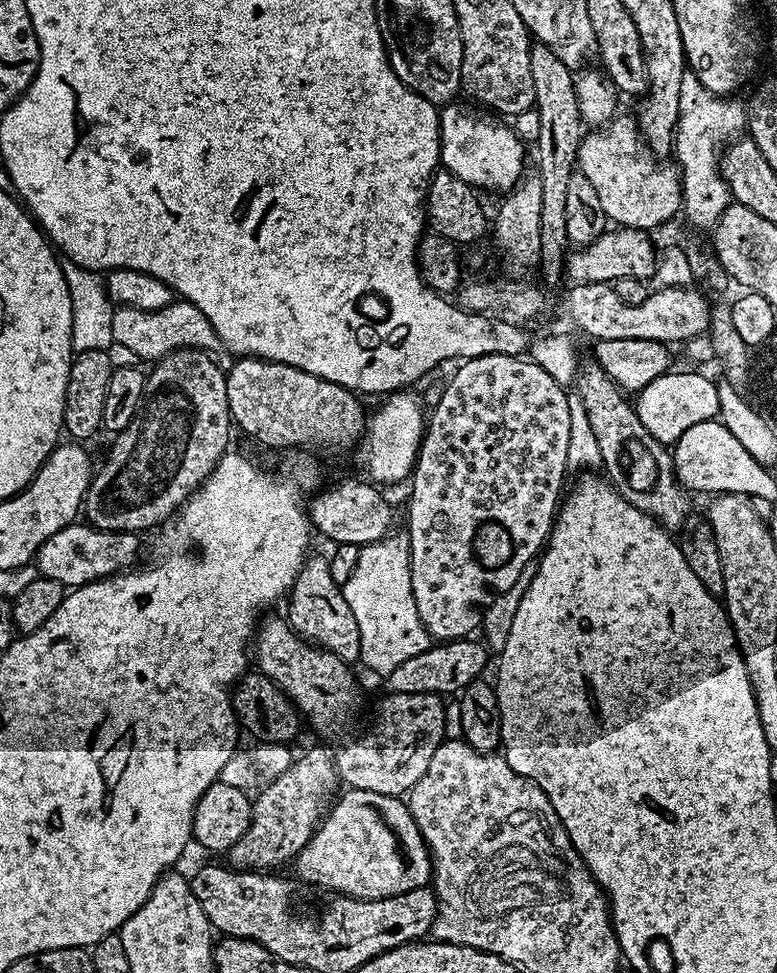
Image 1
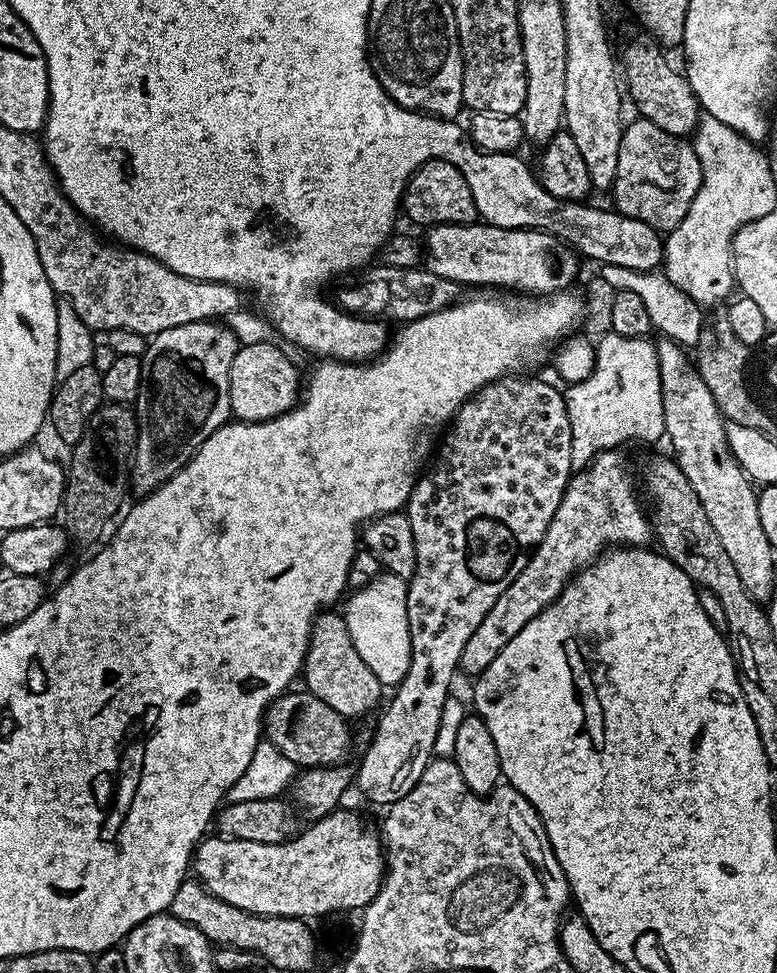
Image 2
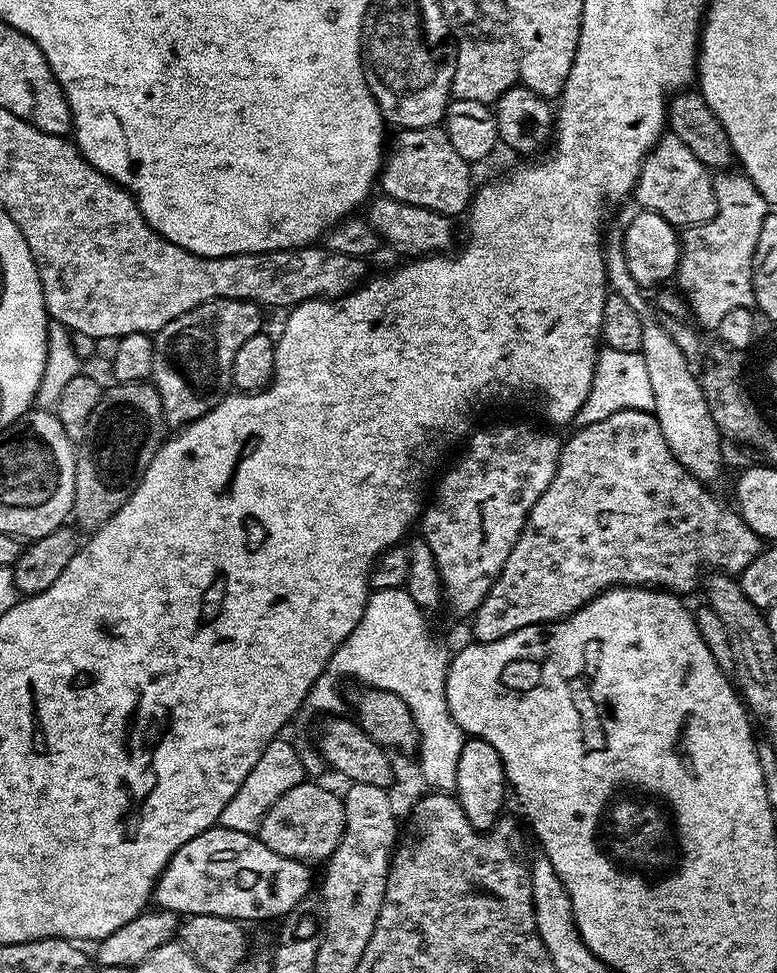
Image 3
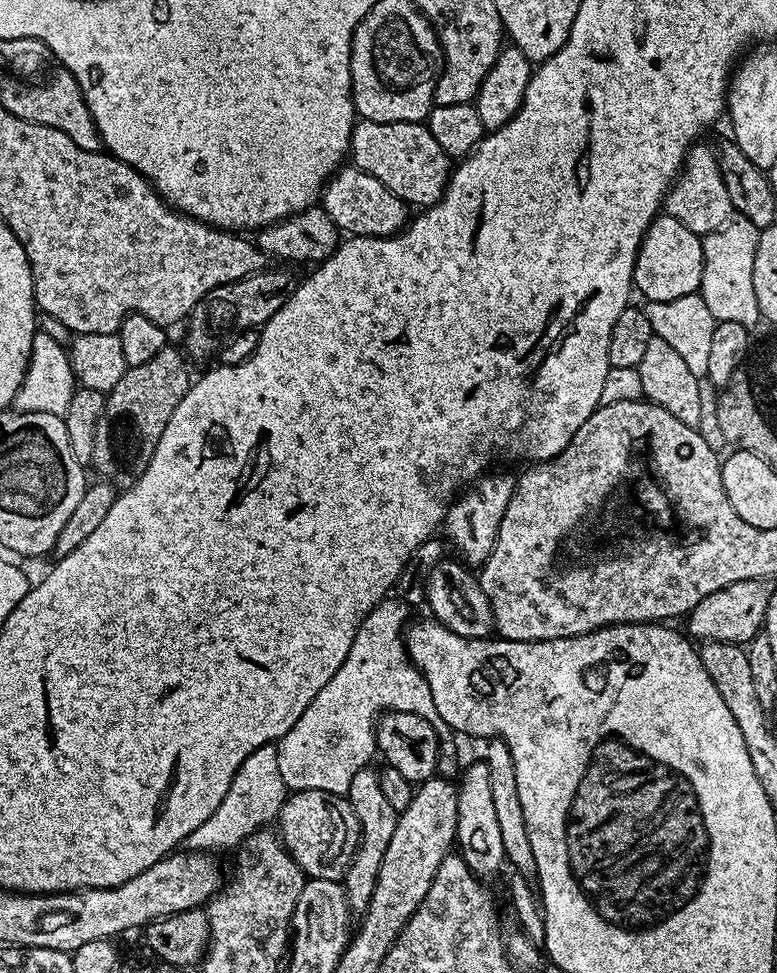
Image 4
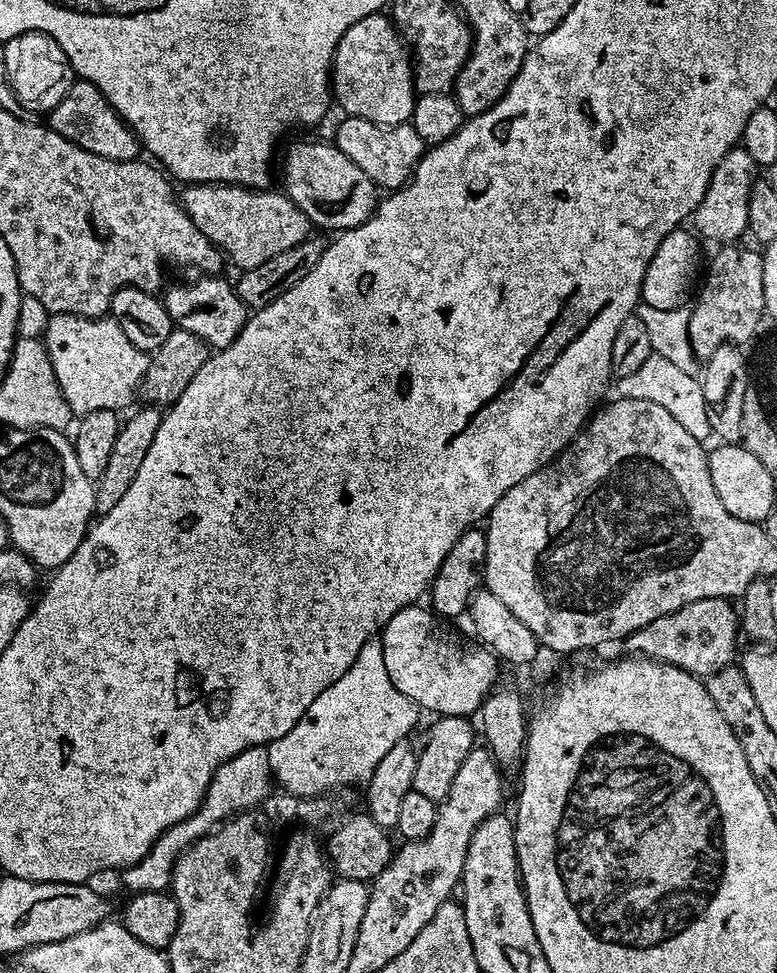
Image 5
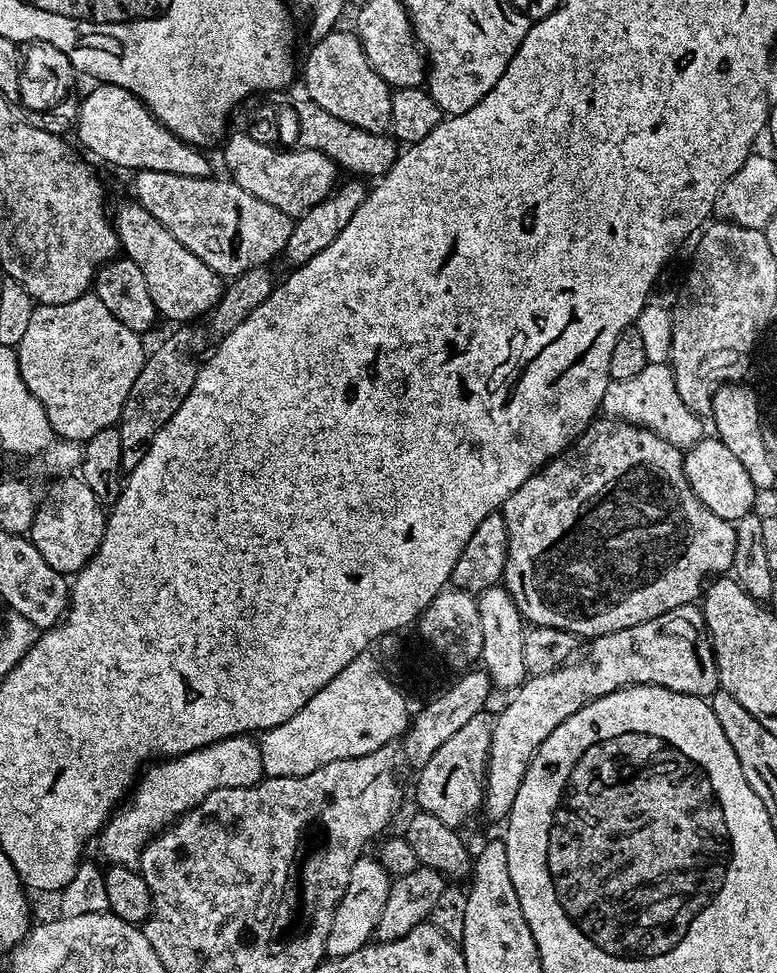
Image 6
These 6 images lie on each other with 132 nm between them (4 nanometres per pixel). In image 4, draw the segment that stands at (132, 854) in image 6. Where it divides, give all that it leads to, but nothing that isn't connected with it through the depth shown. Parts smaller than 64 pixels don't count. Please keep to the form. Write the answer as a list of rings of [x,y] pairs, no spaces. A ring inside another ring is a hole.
[[[267,744],[246,762],[234,774],[234,782],[230,782],[230,790],[226,790],[226,798],[222,798],[222,806],[194,830],[186,841],[187,847],[193,852],[207,852],[209,854],[220,854],[223,848],[235,850],[250,834],[261,831],[265,826],[277,819],[280,815],[280,807],[290,795],[290,789],[286,782],[282,782],[282,773],[278,770],[278,750],[276,744]]]

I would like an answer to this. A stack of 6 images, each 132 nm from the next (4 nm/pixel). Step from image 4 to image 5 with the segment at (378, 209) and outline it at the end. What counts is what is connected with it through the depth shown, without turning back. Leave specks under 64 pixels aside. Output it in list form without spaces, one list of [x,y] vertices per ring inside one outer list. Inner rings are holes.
[[[332,142],[290,145],[284,156],[282,191],[317,229],[343,230],[362,226],[362,222],[366,222],[376,211],[378,203],[375,182]]]

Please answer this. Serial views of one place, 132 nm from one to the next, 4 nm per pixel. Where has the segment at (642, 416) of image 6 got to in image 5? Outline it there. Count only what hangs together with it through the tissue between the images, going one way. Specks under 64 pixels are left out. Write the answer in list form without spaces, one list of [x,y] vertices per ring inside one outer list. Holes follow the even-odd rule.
[[[653,353],[650,358],[642,362],[642,366],[634,374],[619,377],[614,390],[615,388],[616,394],[621,399],[638,398],[665,407],[696,440],[704,442],[711,437],[712,427],[706,415],[706,402],[700,382],[694,376],[676,368],[668,359]]]

